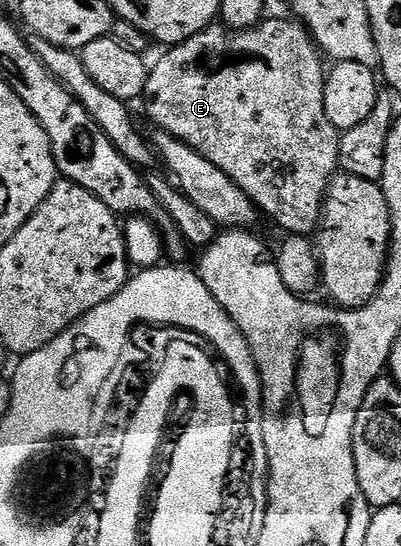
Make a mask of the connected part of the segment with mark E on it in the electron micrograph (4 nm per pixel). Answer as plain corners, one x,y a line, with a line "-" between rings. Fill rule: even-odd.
265,18
256,24
255,27
243,29
229,29
224,25
213,25
204,31
199,31
194,37
186,41
169,46
168,51
155,64
151,64
146,81
146,89
142,96
142,104
148,110
150,118
156,122
155,126
161,131
178,137
186,146
192,147
206,161
214,161
226,177
230,177
246,193
249,199
256,205
263,214
268,214
278,226
289,236
311,236
319,228
320,216
324,209
324,195
328,191
328,183
333,175
337,174
340,161
340,135
336,127
326,117
326,105
324,104
324,80
326,78
326,67
320,64
321,52
318,50
316,40
312,32
300,21
288,19

